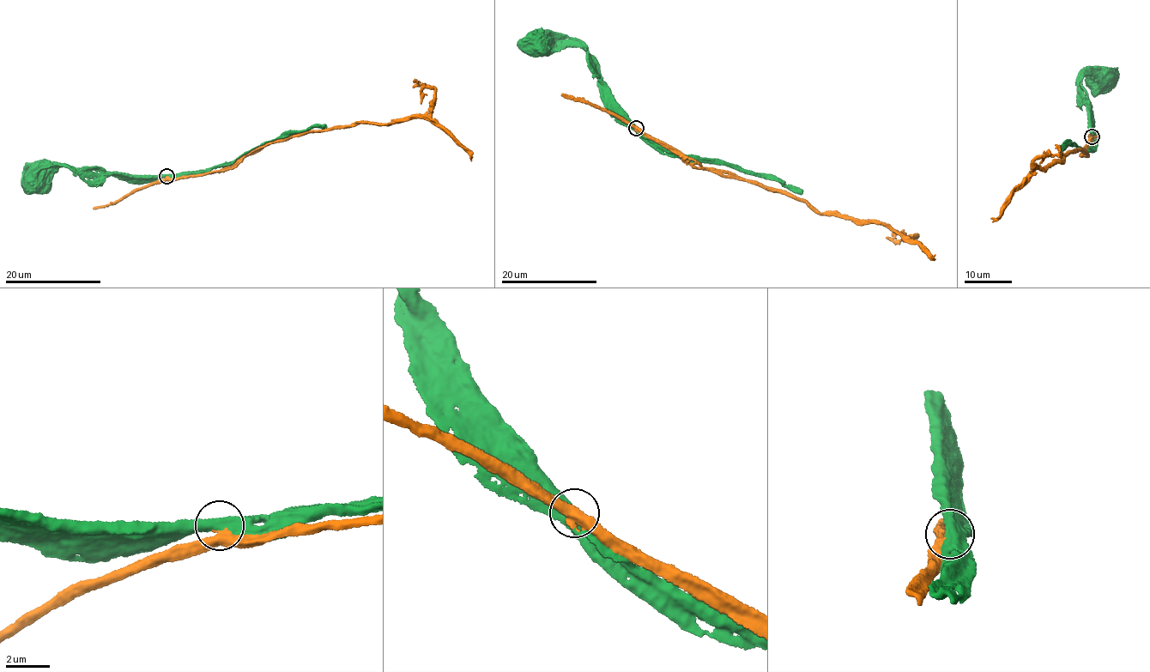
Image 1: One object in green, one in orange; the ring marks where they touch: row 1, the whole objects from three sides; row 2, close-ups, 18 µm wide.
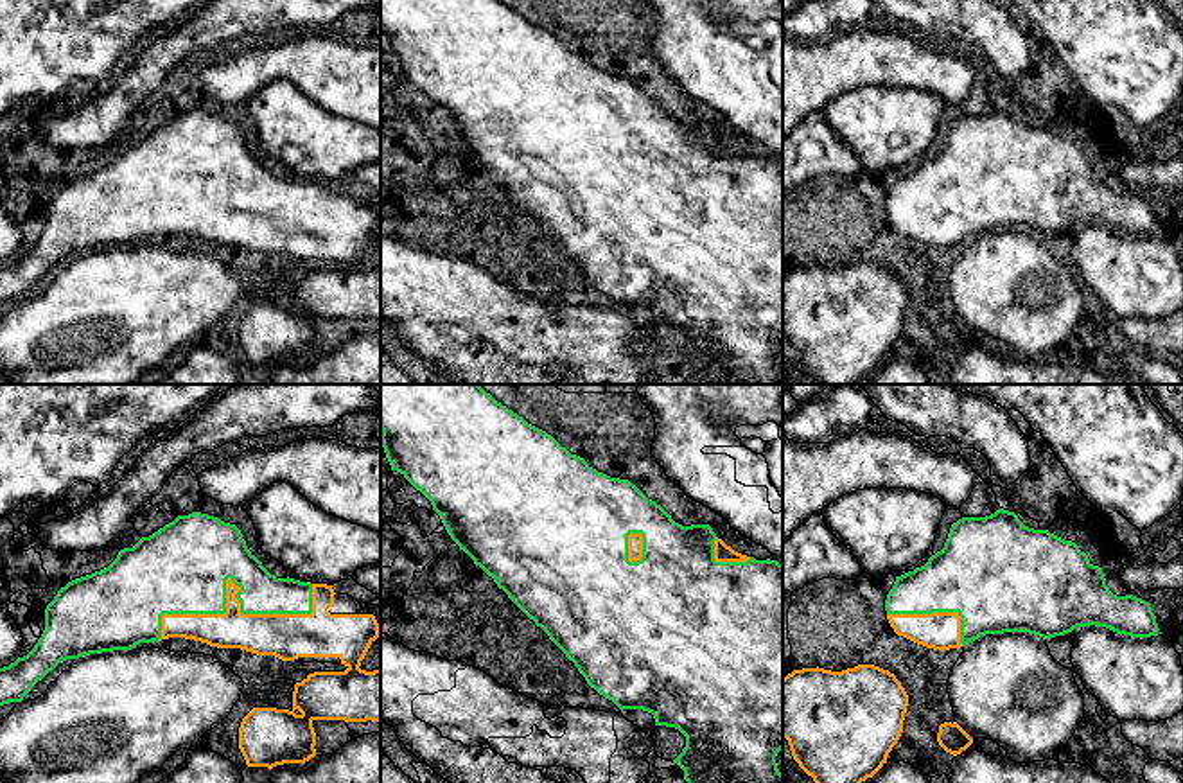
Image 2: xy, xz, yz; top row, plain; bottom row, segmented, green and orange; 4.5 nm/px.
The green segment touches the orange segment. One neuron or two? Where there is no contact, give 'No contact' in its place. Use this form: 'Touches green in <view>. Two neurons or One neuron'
Touches green in xy. Two neurons

